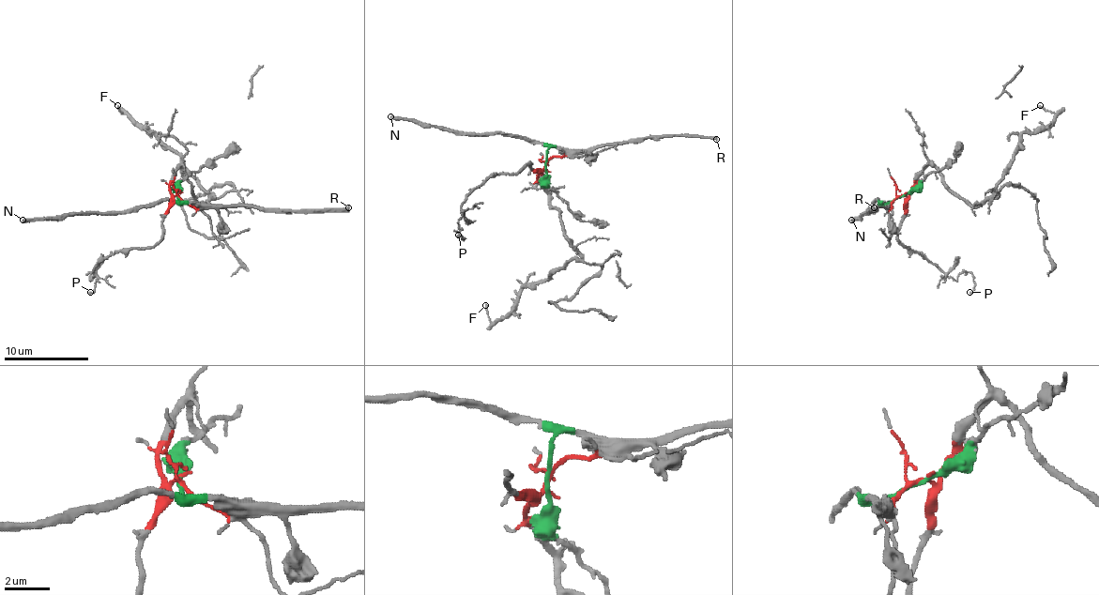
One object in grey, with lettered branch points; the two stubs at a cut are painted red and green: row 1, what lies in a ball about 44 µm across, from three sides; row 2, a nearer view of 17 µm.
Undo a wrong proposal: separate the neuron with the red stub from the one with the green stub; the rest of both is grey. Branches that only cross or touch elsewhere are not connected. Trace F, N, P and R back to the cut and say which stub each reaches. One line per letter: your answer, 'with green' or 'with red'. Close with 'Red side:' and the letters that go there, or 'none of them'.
F: with red
N: with green
P: with red
R: with green
Red side: F, P

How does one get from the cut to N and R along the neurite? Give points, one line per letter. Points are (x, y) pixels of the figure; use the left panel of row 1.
N: (178, 196), (180, 205), (160, 200), (132, 208), (22, 220)
R: (178, 196), (178, 203), (306, 211), (335, 211), (348, 206)

